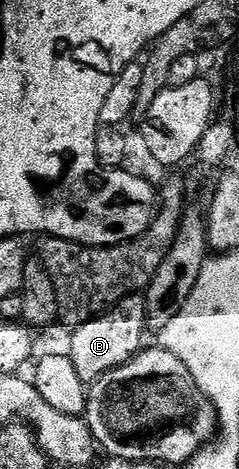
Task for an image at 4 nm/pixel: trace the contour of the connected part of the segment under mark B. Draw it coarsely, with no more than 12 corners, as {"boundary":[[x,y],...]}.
{"boundary":[[127,296],[71,333],[85,386],[145,347],[144,296]]}

